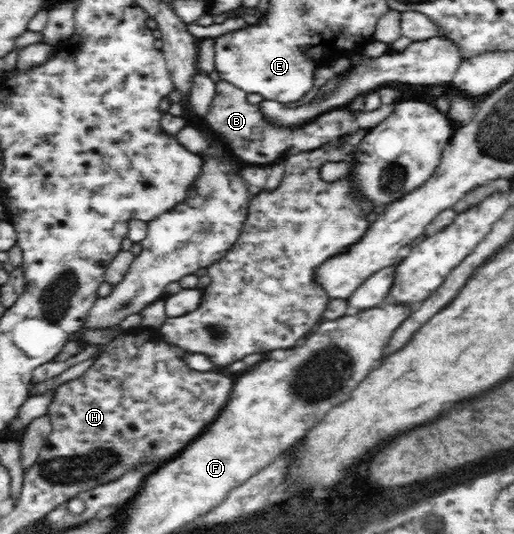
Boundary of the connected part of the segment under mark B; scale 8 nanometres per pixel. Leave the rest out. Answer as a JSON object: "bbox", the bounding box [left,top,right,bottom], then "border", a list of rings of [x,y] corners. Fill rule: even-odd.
{"bbox":[205,80,359,166],"border":[[[220,80],[215,85],[215,96],[211,105],[211,112],[205,116],[209,128],[231,146],[231,152],[243,165],[266,166],[280,162],[285,154],[293,151],[312,151],[321,148],[326,143],[335,141],[343,135],[354,133],[359,129],[356,114],[346,107],[336,108],[317,115],[313,120],[301,127],[275,127],[275,123],[267,121],[259,111],[259,105],[247,101],[247,93],[237,86]]]}

